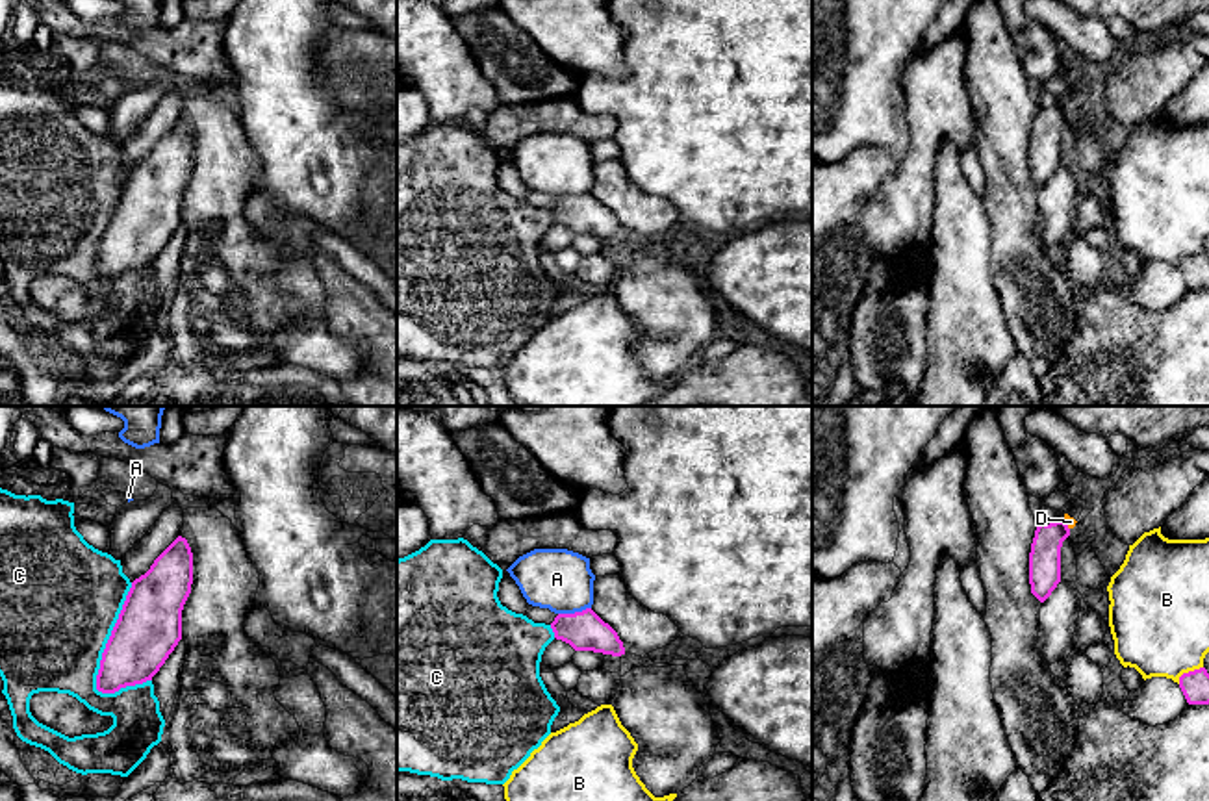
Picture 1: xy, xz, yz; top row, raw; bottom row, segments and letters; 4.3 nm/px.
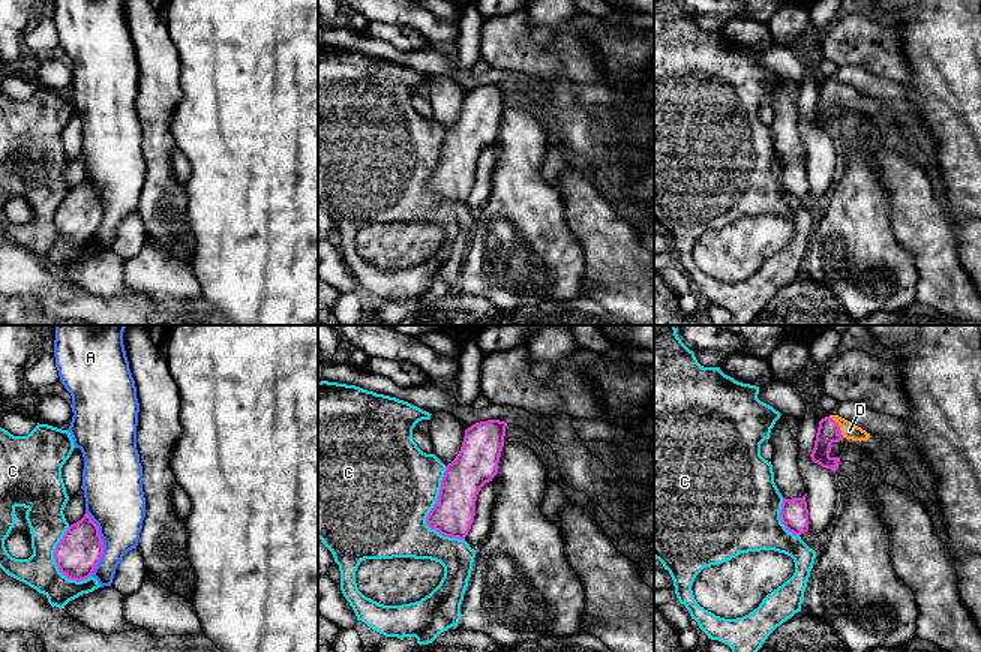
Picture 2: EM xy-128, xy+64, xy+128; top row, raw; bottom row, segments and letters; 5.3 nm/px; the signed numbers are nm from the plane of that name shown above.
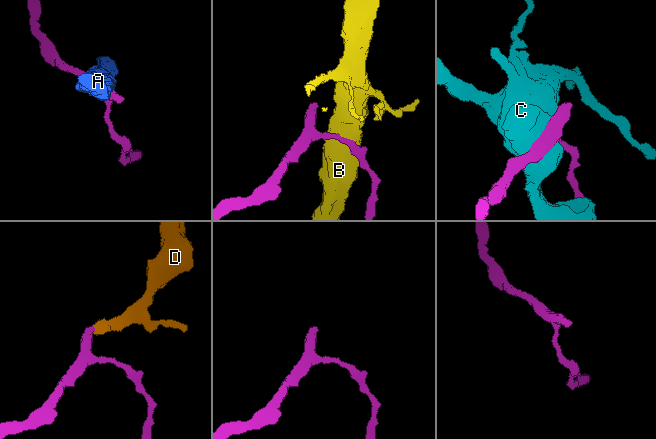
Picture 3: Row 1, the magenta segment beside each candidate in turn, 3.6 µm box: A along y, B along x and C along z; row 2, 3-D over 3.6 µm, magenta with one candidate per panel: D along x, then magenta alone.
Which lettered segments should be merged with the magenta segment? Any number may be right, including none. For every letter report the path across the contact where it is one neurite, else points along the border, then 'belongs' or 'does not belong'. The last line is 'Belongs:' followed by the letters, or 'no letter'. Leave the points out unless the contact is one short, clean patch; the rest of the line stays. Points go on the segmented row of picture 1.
A: does not belong
B: does not belong
C: does not belong
D: way yz (1044, 560), (1046, 546), (1067, 525), (1070, 521); belongs
Belongs: D

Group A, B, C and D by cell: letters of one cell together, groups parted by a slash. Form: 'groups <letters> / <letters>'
groups A / B / C / D

